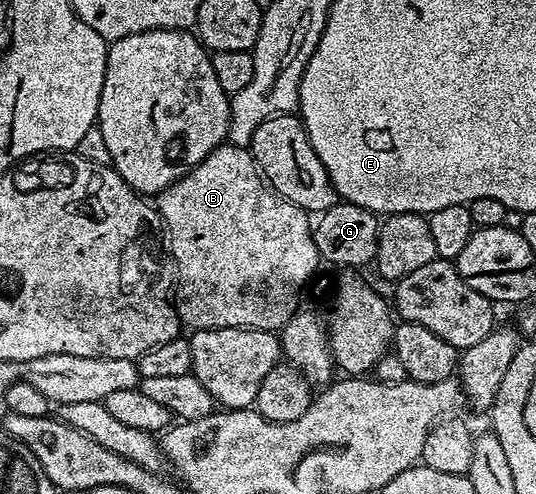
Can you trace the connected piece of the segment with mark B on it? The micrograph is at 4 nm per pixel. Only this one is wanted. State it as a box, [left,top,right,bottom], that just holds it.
[157,144,321,331]

